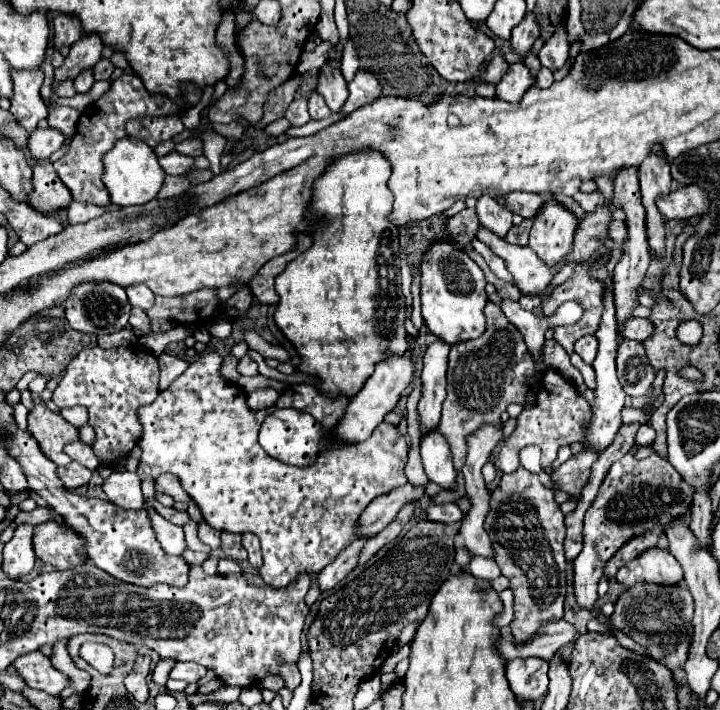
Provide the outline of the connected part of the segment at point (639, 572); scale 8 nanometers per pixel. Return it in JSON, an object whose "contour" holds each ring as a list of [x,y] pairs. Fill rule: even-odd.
{"contour":[[[658,547],[646,551],[642,557],[630,561],[622,571],[618,571],[616,581],[626,589],[636,583],[650,585],[678,585],[684,579],[680,563],[670,551],[658,551]]]}

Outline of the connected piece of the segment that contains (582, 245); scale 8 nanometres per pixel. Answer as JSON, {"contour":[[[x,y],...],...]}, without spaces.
{"contour":[[[602,205],[594,213],[588,213],[586,219],[578,225],[578,231],[574,235],[574,251],[568,255],[568,261],[584,263],[598,247],[602,247],[602,239],[608,237],[610,221],[612,213]]]}

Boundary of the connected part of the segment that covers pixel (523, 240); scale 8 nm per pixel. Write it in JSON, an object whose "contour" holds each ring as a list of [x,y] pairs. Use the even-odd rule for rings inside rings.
{"contour":[[[522,221],[518,227],[512,227],[506,235],[506,241],[512,245],[526,245],[528,243],[528,231],[530,231],[532,221]]]}

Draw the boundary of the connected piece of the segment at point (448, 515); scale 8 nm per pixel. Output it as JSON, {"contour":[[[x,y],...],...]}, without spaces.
{"contour":[[[446,503],[446,505],[430,505],[426,509],[426,519],[434,523],[456,523],[462,519],[462,511],[458,509],[456,503]]]}

